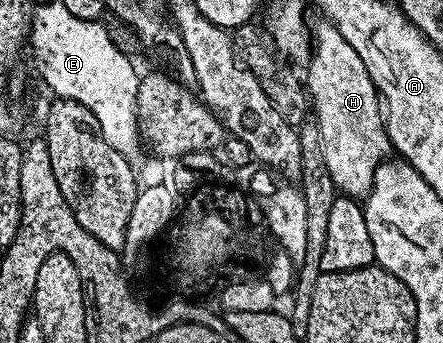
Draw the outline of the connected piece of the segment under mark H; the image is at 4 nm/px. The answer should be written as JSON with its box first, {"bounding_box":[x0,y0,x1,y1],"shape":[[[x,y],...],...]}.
{"bounding_box":[305,22,392,198],"shape":[[[329,22],[312,28],[312,51],[306,66],[305,94],[312,105],[313,119],[319,126],[320,150],[332,182],[339,193],[351,198],[365,197],[376,170],[392,152],[378,88],[364,62],[360,62],[360,54],[344,42],[344,34]]]}

